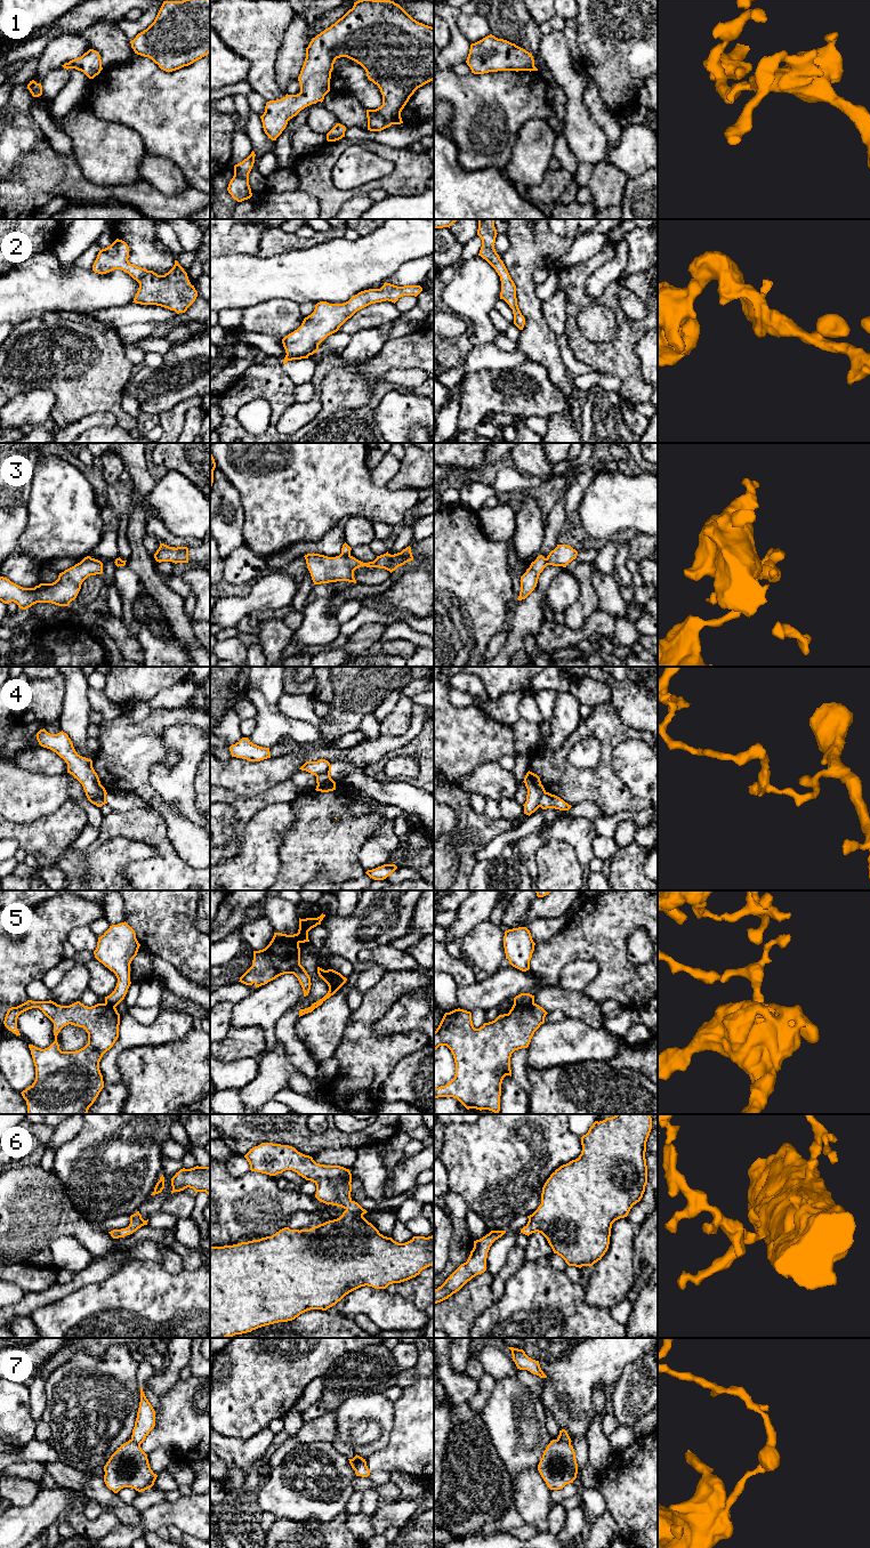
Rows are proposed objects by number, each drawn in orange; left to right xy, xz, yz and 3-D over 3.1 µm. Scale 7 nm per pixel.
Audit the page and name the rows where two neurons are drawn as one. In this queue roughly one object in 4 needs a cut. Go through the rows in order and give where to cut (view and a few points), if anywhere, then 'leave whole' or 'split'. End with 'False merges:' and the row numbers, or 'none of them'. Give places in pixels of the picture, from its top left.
1: cut none; leave whole
2: cut none; leave whole
3: cut xz (341, 553), (349, 556); split
4: cut yz (545, 791), (540, 797), (539, 806); split
5: cut yz (533, 1002), (514, 1005); split
6: cut none; leave whole
7: cut yz (557, 1438), (570, 1443); split
False merges: 3, 4, 5, 7

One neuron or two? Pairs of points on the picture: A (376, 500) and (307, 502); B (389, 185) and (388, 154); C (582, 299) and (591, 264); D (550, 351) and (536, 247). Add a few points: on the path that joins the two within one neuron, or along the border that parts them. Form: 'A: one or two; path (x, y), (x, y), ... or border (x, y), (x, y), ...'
A: one; path (359, 500), (324, 502)
B: one; path (397, 177), (396, 161)
C: one; path (579, 290), (579, 276), (582, 273)
D: one; path (536, 324), (525, 295), (525, 273)

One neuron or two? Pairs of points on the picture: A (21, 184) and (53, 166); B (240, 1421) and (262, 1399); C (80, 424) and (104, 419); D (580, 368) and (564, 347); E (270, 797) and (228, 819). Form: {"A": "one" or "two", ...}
{"A": "one", "B": "one", "C": "one", "D": "one", "E": "two"}

